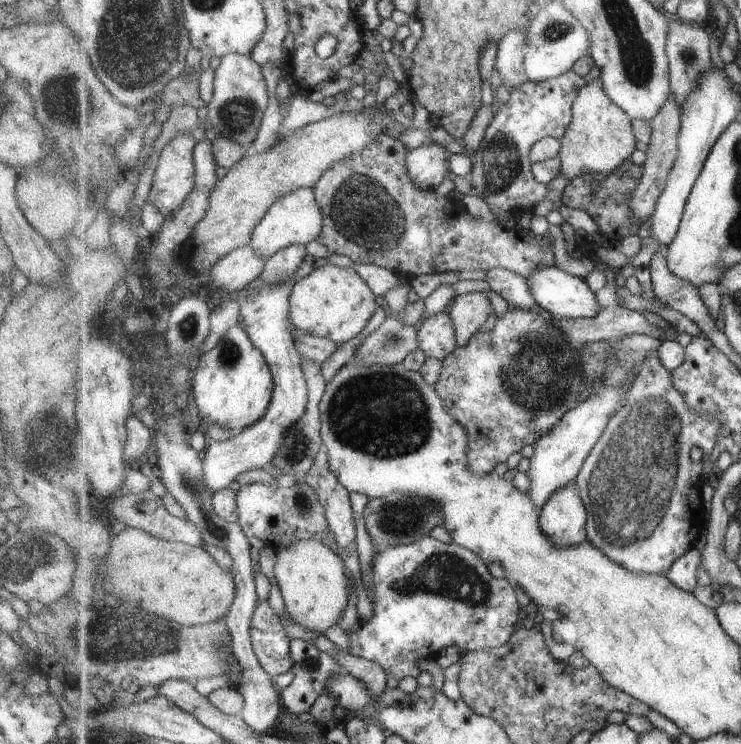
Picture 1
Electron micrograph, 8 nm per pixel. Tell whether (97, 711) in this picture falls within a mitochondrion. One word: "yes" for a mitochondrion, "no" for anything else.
no

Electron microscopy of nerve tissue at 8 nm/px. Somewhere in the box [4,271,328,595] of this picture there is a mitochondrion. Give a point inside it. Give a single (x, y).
(46, 437)

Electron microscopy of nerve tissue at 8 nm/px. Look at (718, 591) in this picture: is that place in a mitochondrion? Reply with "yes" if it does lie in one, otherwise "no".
no

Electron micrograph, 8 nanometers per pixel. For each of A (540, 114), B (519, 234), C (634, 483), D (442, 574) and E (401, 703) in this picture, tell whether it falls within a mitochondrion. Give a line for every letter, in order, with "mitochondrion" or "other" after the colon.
A: other
B: other
C: mitochondrion
D: mitochondrion
E: other

